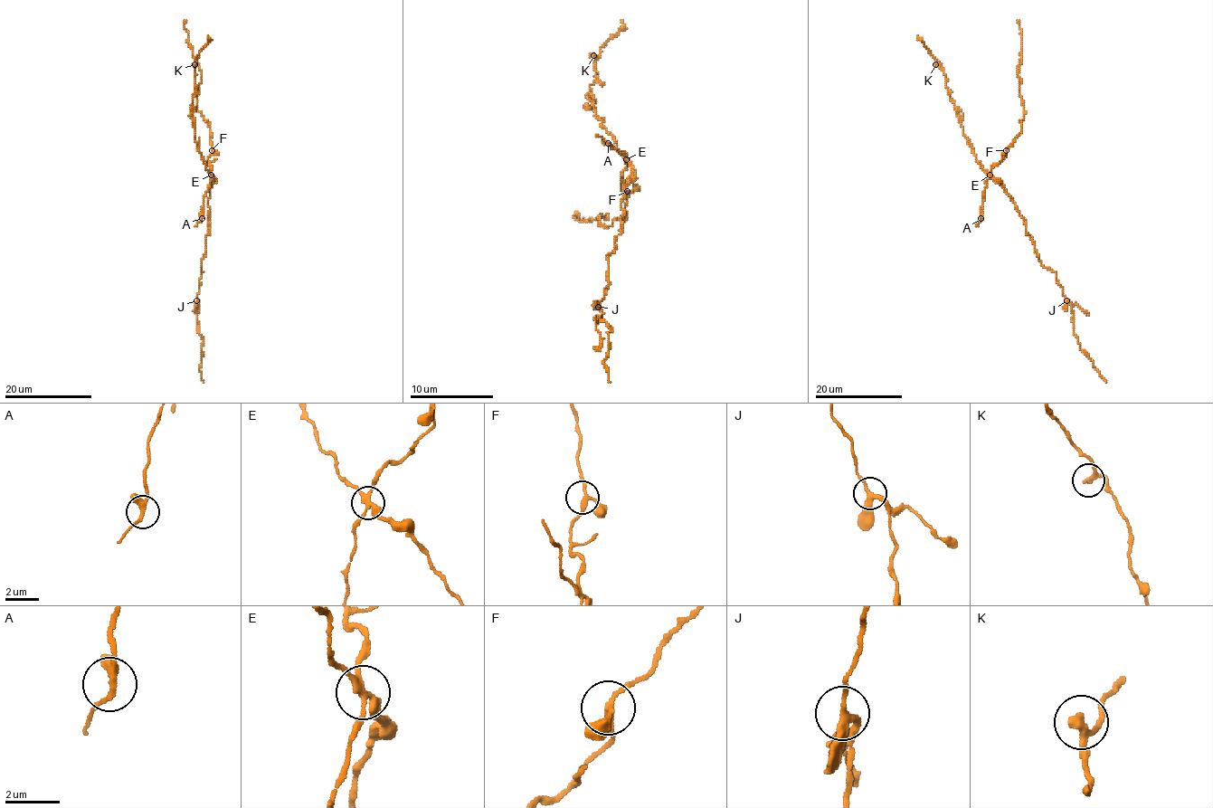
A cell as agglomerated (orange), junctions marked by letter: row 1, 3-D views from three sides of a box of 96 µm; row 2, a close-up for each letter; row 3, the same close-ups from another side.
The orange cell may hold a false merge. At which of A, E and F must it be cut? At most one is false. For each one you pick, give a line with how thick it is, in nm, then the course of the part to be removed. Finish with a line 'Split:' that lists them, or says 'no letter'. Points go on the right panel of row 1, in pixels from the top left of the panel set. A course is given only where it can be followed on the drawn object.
E: calibre 240 nm; course (990, 175), (1003, 187), (1024, 219), (1040, 263), (1056, 273), (1072, 307), (1077, 343), (1105, 382)
Split: E

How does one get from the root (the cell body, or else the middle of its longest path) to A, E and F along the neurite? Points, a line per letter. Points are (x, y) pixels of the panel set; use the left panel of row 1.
A: (209, 197), (209, 187), (214, 180), (212, 176), (203, 201), (202, 218)
E: (209, 197), (209, 187), (214, 180), (212, 175)
F: (209, 197), (209, 187), (214, 180), (208, 163), (212, 150)

